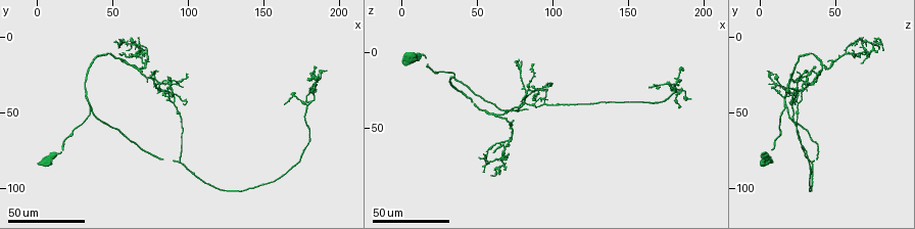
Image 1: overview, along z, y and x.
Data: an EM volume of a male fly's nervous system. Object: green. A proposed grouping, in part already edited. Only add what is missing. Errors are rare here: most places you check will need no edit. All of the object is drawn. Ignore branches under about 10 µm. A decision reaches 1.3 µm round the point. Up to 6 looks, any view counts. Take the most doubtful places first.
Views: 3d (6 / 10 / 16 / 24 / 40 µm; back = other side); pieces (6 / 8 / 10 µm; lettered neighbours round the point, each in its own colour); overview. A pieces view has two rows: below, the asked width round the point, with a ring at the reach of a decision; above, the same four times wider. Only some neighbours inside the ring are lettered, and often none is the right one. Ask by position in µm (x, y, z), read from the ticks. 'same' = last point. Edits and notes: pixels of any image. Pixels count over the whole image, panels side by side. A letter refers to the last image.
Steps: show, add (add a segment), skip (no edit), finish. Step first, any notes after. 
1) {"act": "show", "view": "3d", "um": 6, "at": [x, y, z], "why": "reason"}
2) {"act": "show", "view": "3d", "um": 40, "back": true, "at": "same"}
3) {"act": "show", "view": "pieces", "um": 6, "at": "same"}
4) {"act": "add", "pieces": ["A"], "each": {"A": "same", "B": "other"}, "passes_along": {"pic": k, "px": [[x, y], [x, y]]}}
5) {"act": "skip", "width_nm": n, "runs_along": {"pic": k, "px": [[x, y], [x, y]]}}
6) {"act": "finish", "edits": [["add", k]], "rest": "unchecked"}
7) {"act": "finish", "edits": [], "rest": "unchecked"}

{"act": "show", "view": "3d", "um": 40, "at": [188, 24, 12], "why": "thin end"}

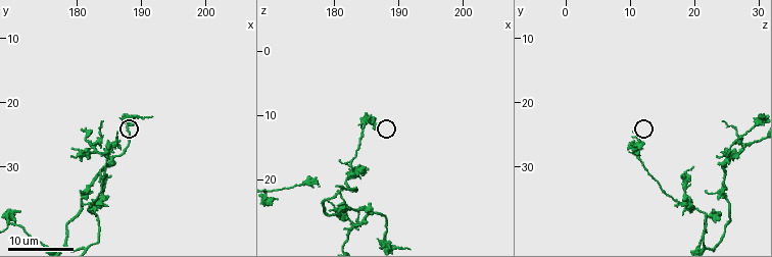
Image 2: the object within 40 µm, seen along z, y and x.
{"act": "show", "view": "pieces", "um": 8, "at": [186.5, 24.5, 10.5]}

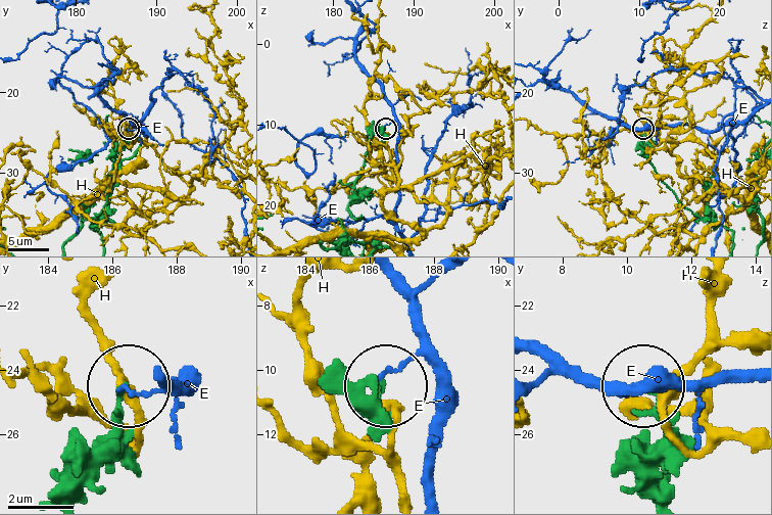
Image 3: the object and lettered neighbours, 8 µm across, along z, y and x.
{"act": "skip", "each": {"E": "other", "H": "other"}, "runs_along": {"pic": 3, "px": [[75, 496], [113, 429], [122, 391]]}, "found": "no lettered segment goes on from it"}

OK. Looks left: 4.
{"act": "show", "view": "3d", "um": 16, "at": [180.5, 34.0, 21.5], "why": "free end"}

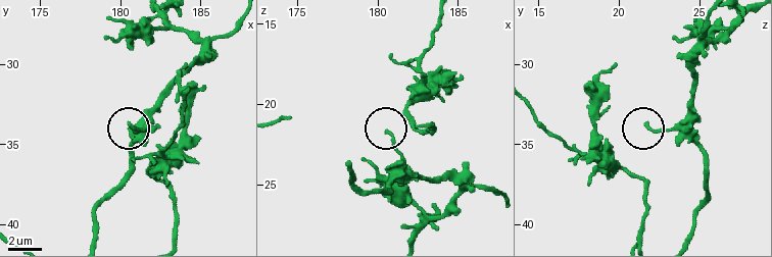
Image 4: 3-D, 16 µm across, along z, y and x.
{"act": "show", "view": "pieces", "um": 10, "at": [180.5, 33.8, 21.7]}

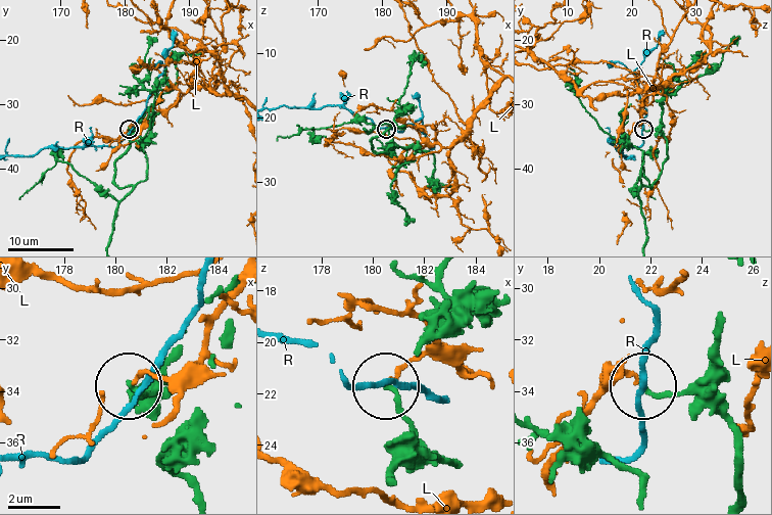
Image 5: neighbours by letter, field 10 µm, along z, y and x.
{"act": "skip", "each": {"L": "other", "R": "other"}, "runs_along": {"pic": 5, "px": [[385, 479], [412, 427], [387, 389]]}, "found": "none of them fits"}

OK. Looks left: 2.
{"act": "show", "view": "3d", "um": 24, "at": [181.0, 36.0, 17.0], "why": "an open end"}

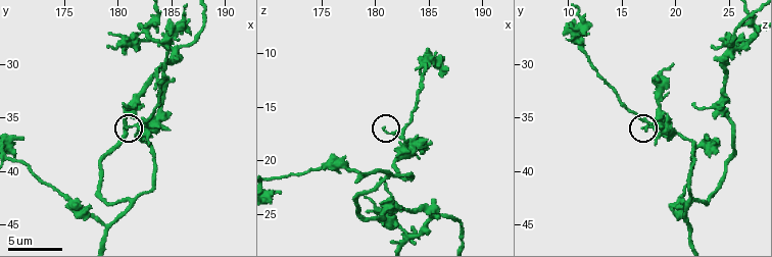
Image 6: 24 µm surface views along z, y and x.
{"act": "show", "view": "pieces", "um": 10, "at": [180.8, 36.0, 16.8]}

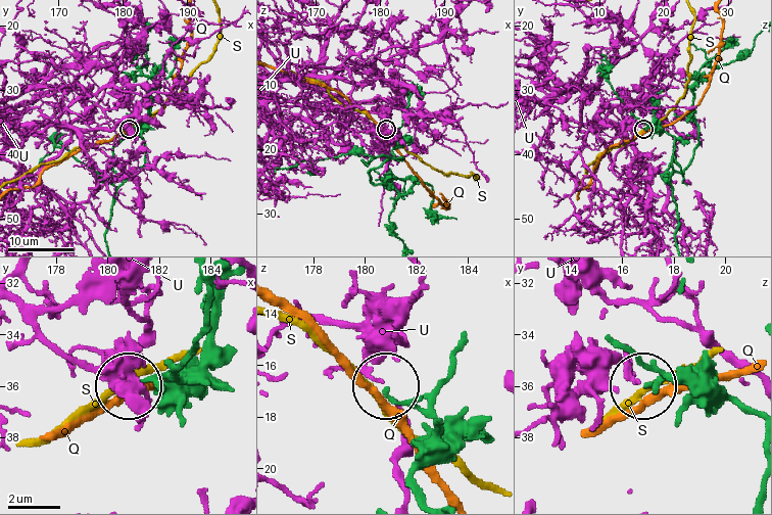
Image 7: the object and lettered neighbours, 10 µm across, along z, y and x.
{"act": "skip", "width_nm": 150, "each": {"Q": "other", "S": "other", "U": "other"}, "runs_along": {"pic": 7, "px": [[421, 494], [413, 474], [421, 415], [386, 390]]}, "found": "none of them fits"}

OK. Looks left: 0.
{"act": "finish", "edits": [], "rest": "unchecked"}

